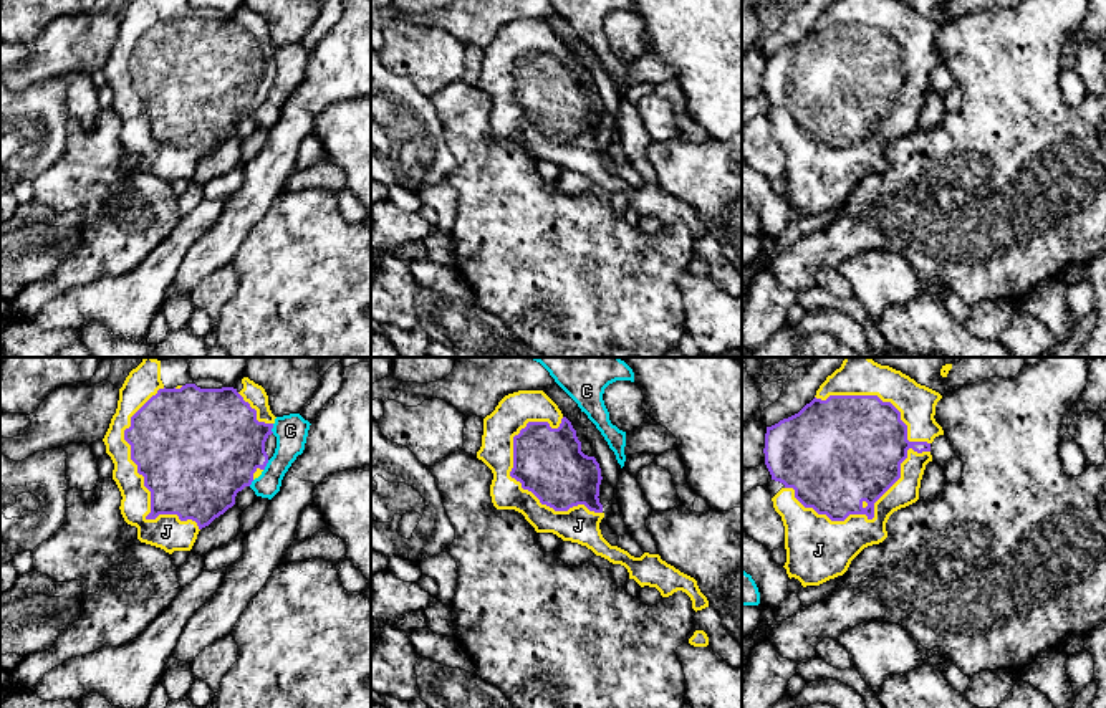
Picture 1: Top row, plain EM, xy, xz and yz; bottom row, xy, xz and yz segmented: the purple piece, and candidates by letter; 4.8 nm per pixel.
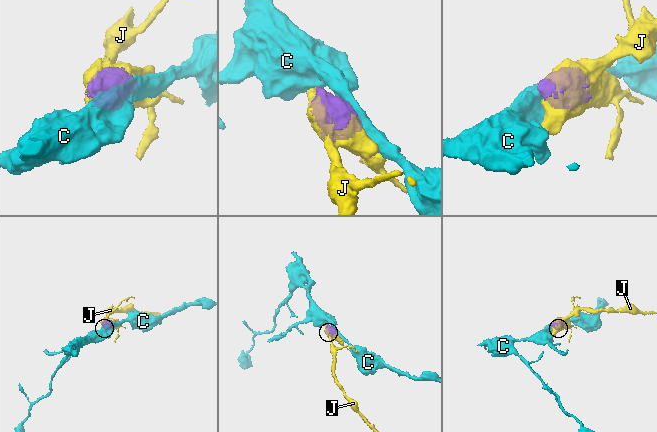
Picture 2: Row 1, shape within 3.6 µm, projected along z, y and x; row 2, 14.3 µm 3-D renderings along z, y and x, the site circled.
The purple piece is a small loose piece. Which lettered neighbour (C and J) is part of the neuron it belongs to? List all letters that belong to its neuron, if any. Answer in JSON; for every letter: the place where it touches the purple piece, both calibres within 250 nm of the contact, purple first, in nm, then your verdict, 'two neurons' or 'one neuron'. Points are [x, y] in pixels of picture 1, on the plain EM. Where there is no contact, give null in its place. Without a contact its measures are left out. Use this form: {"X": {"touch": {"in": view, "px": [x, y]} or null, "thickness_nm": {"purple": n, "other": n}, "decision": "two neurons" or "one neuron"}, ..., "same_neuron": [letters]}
{"C": {"touch": {"in": "xy", "px": [265, 95]}, "thickness_nm": {"purple": 440, "other": 160}, "decision": "two neurons"}, "J": {"touch": {"in": "xy", "px": [144, 108]}, "thickness_nm": {"purple": 500, "other": 140}, "decision": "one neuron"}, "same_neuron": ["J"]}

